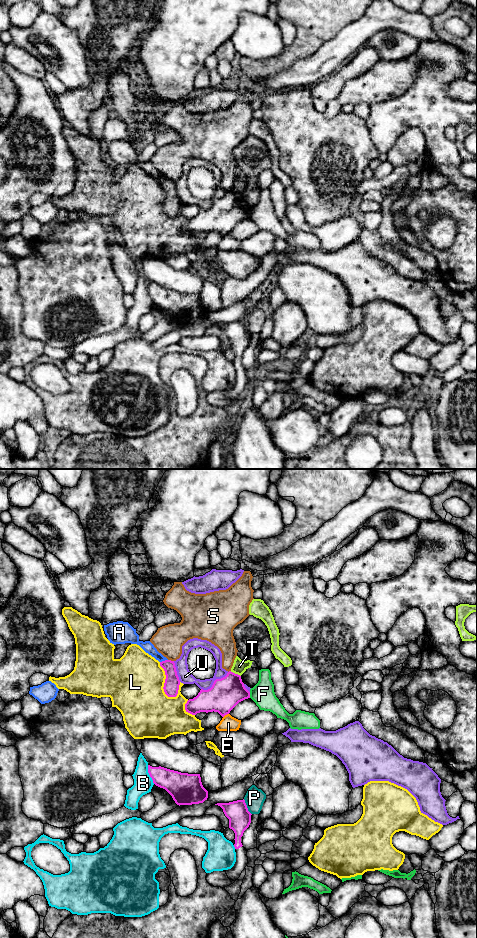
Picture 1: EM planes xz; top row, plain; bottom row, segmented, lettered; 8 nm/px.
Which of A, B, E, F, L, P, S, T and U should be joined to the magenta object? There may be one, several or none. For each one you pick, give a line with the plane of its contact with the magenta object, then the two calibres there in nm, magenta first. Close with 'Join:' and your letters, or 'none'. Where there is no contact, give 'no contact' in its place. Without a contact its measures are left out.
Join: none

